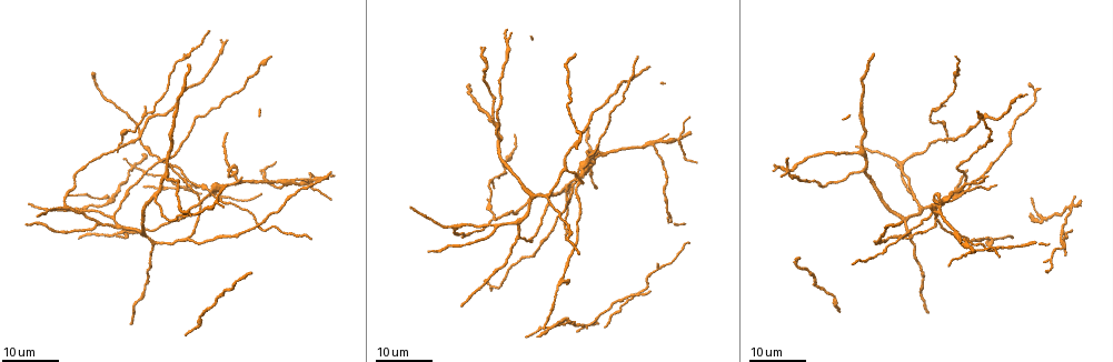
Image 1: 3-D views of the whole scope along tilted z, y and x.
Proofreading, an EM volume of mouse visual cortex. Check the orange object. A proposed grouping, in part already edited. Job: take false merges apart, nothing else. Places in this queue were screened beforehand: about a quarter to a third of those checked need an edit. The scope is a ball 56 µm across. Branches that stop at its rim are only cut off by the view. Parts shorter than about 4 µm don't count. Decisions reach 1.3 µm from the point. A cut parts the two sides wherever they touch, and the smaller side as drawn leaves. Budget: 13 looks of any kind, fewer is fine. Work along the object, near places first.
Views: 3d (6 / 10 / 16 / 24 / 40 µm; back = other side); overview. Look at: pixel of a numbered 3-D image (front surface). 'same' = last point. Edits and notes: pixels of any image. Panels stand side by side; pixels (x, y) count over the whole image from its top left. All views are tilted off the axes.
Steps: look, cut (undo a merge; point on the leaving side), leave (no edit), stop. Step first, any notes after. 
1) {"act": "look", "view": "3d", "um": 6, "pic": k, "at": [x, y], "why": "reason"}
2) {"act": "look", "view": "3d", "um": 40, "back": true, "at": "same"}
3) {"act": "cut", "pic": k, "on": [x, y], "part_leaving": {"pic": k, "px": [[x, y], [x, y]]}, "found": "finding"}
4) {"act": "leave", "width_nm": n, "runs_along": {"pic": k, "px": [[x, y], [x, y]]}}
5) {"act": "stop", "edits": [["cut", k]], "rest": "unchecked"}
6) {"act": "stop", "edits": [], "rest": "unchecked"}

{"act": "look", "view": "3d", "um": 24, "pic": 1, "at": [65, 203], "why": "three arms meet"}

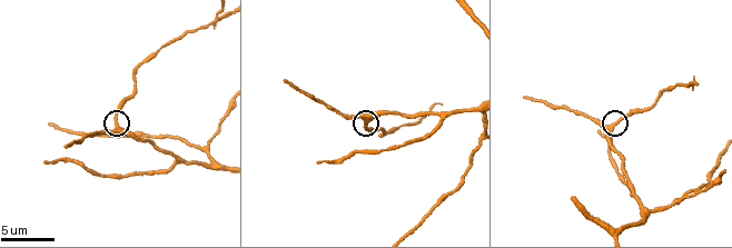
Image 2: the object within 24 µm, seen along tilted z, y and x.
{"act": "look", "view": "3d", "um": 10, "pic": 2, "at": [117, 125]}

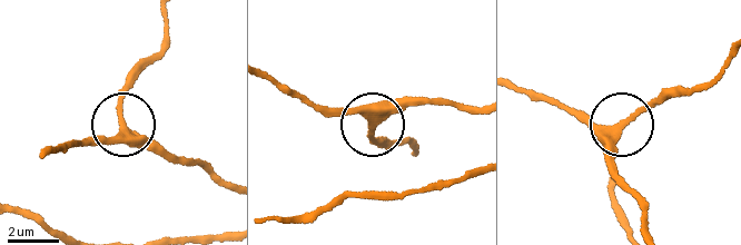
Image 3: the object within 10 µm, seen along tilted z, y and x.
{"act": "leave", "arms": 3, "runs_along": {"pic": 3, "px": [[229, 188], [198, 166], [165, 158], [126, 128], [84, 145]]}, "found": "one neuron here"}

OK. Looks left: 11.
{"act": "look", "view": "3d", "um": 10, "pic": 2, "at": [441, 120], "why": "branch point"}

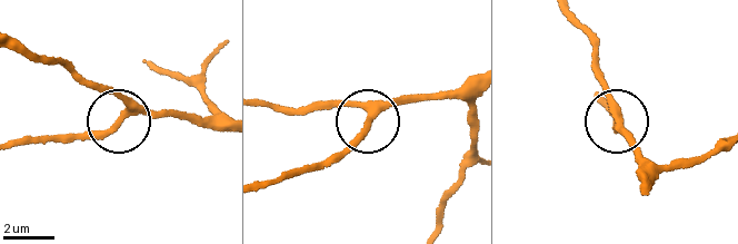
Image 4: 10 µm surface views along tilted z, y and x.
{"act": "look", "view": "3d", "um": 10, "back": true, "pic": 4, "at": [124, 117]}

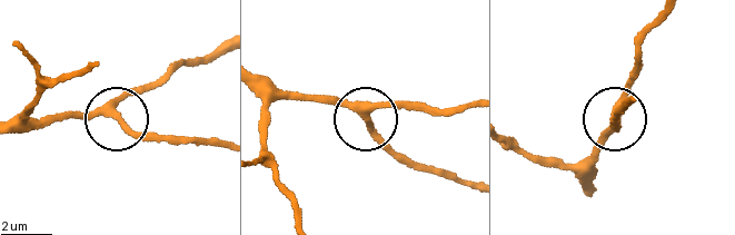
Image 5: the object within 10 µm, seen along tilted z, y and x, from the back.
{"act": "leave", "width_nm": 260, "found": "continuous, no second neuron"}

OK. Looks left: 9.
{"act": "look", "view": "3d", "um": 16, "pic": 1, "at": [863, 169], "why": "three-way junction"}

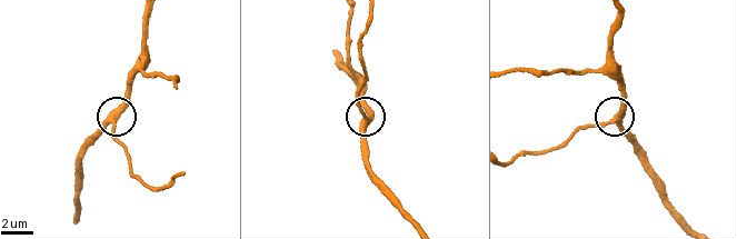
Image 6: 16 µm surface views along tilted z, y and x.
{"act": "look", "view": "3d", "um": 6, "pic": 6, "at": [364, 118]}

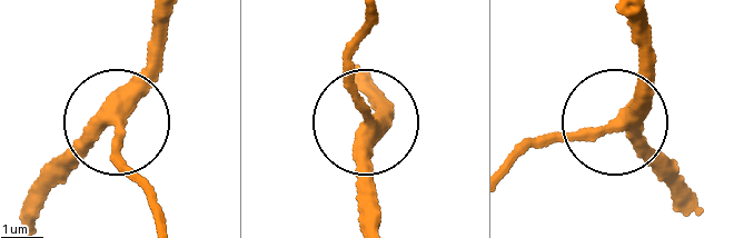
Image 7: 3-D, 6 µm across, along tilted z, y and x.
{"act": "look", "view": "3d", "um": 6, "back": true, "pic": 7, "at": [614, 125]}

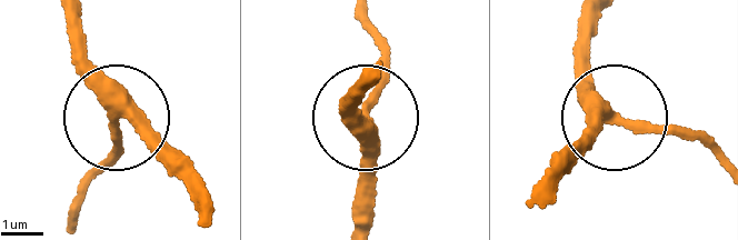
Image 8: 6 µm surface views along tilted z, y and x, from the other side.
{"act": "leave", "width_nm": 310, "runs_along": {"pic": 8, "px": [[201, 186], [118, 117], [97, 170]]}, "found": "all the same neuron"}

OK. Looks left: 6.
{"act": "look", "view": "3d", "um": 10, "pic": 2, "at": [205, 147], "why": "three-way junction"}

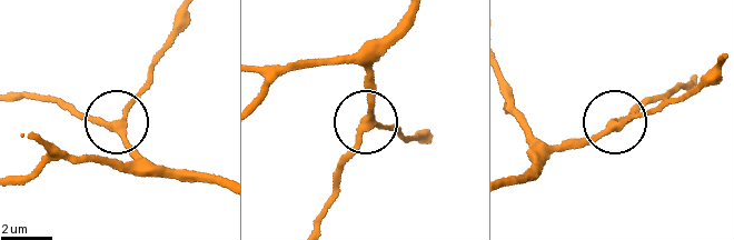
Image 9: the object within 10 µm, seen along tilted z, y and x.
{"act": "leave", "width_nm": 260, "found": "one neuron here"}

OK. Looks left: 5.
{"act": "look", "view": "3d", "um": 16, "pic": 1, "at": [197, 204], "why": "looks like a crossing"}

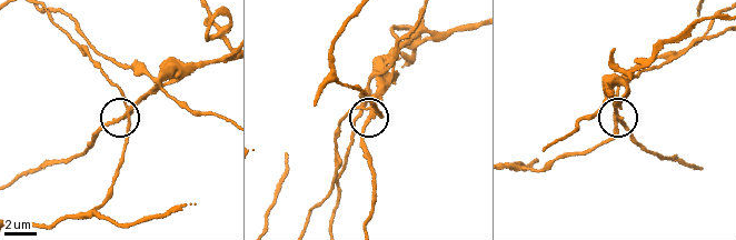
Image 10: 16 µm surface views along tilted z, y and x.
{"act": "look", "view": "3d", "um": 10, "pic": 10, "at": [121, 117]}

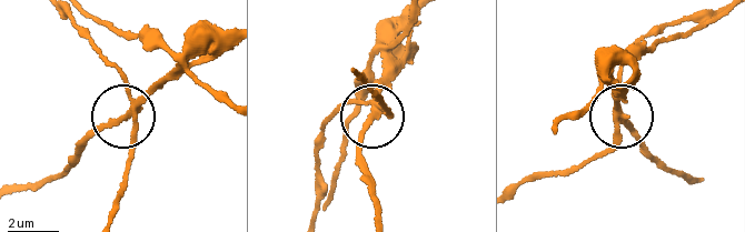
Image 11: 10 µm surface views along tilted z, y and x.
{"act": "cut", "pic": 11, "on": [159, 82], "width_nm": 200, "part_leaving": {"pic": 11, "px": [[132, 111], [92, 134], [65, 170], [20, 183]]}, "found": "a second neuron is stuck on"}

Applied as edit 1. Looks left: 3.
{"act": "look", "view": "overview"}

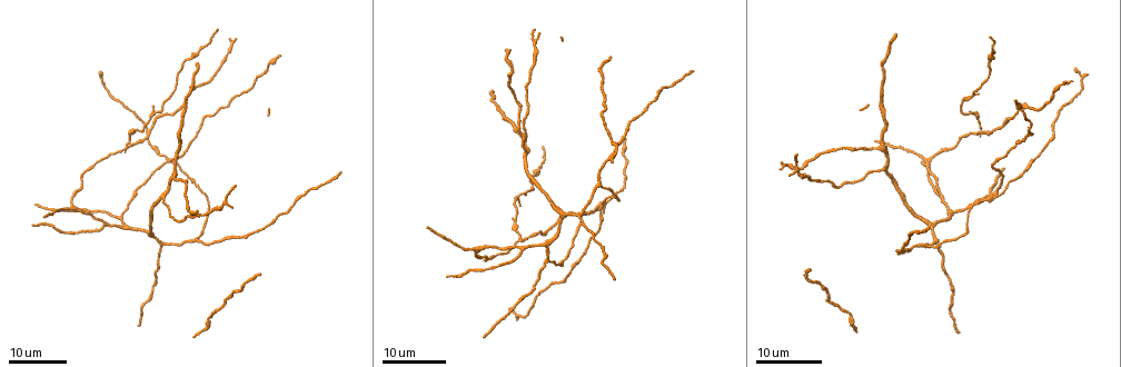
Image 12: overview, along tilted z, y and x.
{"act": "look", "view": "3d", "um": 16, "pic": 12, "at": [129, 145], "why": "looks like a crossing"}

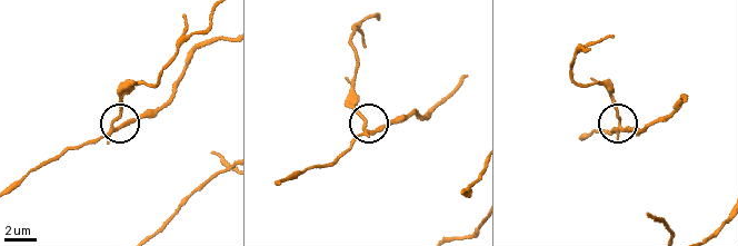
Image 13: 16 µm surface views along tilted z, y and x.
{"act": "look", "view": "3d", "um": 10, "pic": 13, "at": [618, 122]}

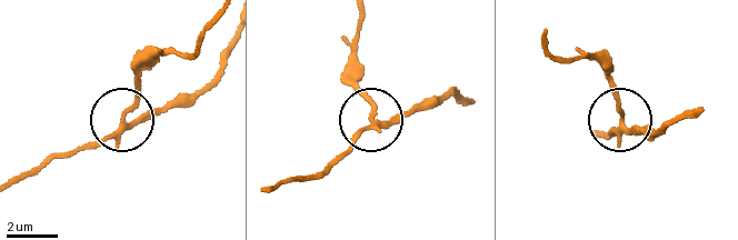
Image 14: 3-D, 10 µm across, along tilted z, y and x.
{"act": "cut", "pic": 14, "on": [135, 96], "width_nm": 200, "found": "a second neuron is stuck on"}

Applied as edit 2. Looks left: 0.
{"act": "stop", "edits": [["cut", 11], ["cut", 14]], "rest": "unchecked"}

